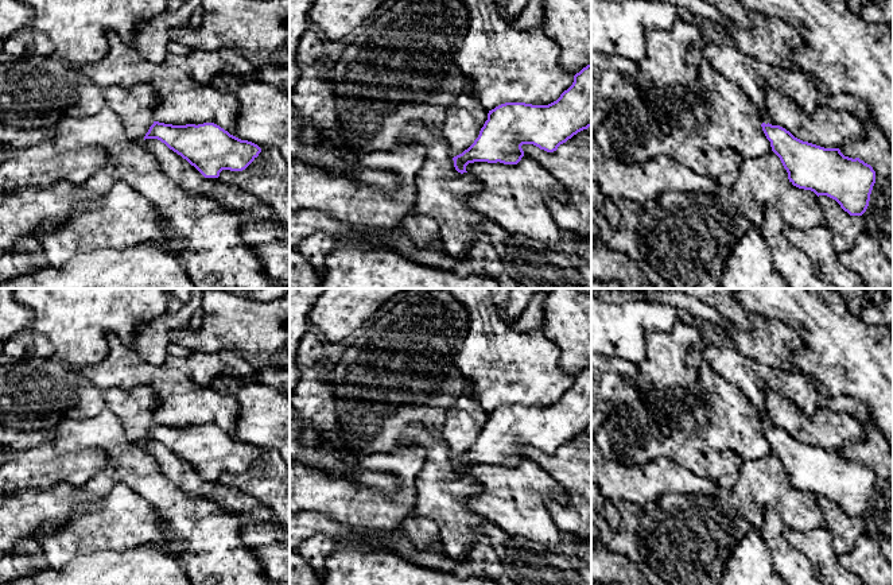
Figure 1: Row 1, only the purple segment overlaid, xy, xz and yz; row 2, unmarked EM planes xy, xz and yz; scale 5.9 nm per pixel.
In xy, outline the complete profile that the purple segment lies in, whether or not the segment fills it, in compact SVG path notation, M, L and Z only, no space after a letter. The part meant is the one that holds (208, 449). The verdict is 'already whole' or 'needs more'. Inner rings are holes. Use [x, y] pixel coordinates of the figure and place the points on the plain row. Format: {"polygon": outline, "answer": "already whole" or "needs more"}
{"polygon": "M154 423L145 441L158 441L170 452L186 461L205 480L218 480L222 472L242 473L261 454L261 450L248 442L241 442L214 425L172 427Z", "answer": "already whole"}

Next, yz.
{"polygon": "M780 427L761 429L793 488L835 501L850 518L866 514L875 485L870 466L845 458L839 450L803 443Z", "answer": "already whole"}

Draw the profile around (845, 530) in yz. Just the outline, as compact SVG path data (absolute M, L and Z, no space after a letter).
M822 497L820 511L826 528L832 535L835 554L838 557L849 554L855 547L857 539L866 532L863 519L850 518L835 501L827 497Z

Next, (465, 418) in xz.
M465 394L446 410L439 434L447 443L450 458L462 456L474 445L488 422L488 415L475 399Z

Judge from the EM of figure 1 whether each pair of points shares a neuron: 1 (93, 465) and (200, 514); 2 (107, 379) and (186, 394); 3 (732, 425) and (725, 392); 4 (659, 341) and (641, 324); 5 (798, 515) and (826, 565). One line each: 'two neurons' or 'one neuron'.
1: two neurons
2: one neuron
3: one neuron
4: two neurons
5: two neurons

